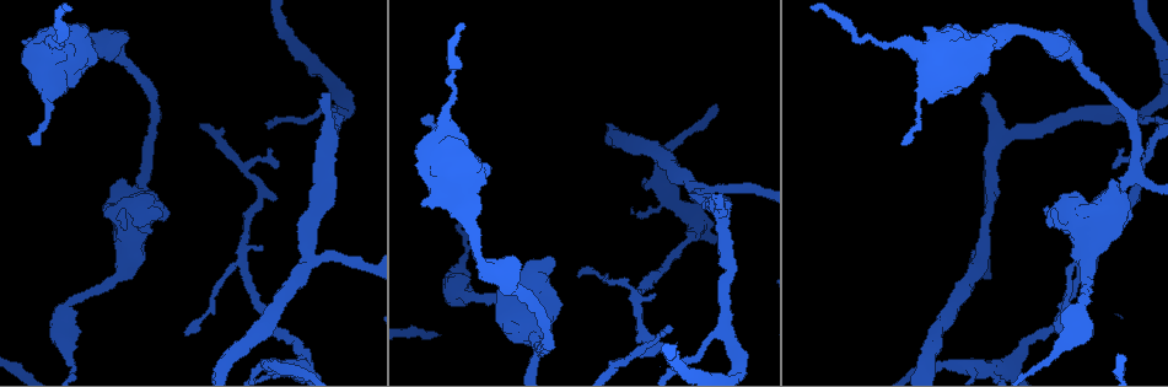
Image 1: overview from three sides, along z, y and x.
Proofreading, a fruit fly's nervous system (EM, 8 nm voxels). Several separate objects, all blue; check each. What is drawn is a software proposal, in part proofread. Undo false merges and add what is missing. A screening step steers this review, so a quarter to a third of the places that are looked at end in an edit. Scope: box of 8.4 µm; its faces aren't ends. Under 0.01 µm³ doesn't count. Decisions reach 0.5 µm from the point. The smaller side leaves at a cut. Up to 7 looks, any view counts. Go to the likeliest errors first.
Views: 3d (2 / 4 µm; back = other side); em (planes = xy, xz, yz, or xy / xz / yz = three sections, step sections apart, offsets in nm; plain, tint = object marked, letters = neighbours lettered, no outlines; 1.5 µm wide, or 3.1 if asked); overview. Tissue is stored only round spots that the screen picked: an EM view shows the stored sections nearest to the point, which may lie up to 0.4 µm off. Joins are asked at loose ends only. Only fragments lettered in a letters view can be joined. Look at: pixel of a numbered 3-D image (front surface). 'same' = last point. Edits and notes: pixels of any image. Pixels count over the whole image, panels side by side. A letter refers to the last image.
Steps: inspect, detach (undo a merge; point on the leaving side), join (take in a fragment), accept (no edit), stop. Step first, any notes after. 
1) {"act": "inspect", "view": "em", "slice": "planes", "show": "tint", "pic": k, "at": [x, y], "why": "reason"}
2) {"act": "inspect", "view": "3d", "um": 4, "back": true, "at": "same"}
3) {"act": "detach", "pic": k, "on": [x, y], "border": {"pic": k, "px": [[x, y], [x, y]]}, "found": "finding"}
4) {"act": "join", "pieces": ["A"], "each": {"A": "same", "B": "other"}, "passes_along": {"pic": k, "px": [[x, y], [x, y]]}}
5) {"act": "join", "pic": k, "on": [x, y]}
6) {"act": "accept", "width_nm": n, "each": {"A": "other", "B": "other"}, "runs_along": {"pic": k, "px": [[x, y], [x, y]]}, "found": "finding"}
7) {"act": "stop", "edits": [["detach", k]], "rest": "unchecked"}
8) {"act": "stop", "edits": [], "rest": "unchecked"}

{"act": "inspect", "view": "3d", "um": 4, "pic": 1, "at": [986, 92], "why": "branch stops here"}

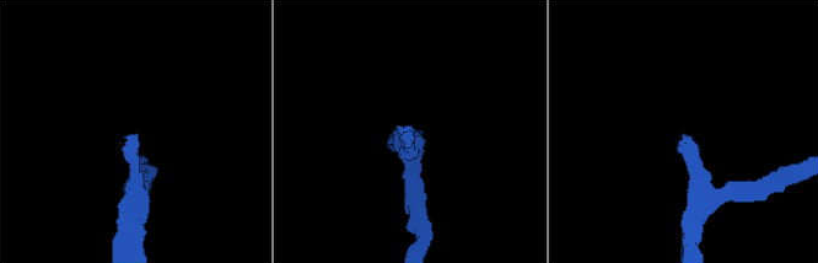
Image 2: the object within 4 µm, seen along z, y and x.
{"act": "inspect", "view": "em", "slice": "planes", "show": "letters", "pic": 2, "at": [410, 130]}

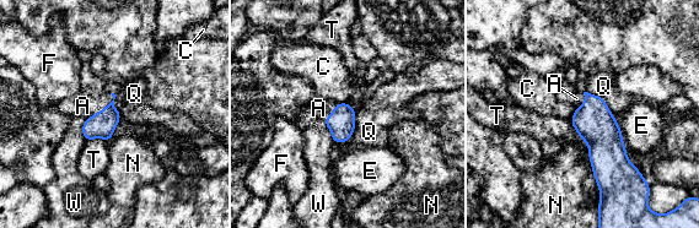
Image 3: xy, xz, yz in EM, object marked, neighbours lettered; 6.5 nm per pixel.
{"act": "join", "pieces": ["A"], "each": {"A": "same", "C": "other", "E": "other", "F": "other", "N": "other", "Q": "other", "T": "other", "W": "other"}, "passes_along": {"pic": 3, "px": [[101, 125], [101, 110], [82, 106]]}, "found": "it goes on there"}

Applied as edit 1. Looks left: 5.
{"act": "inspect", "view": "em", "slice": "xz", "step": 8, "show": "tint", "pic": 1, "at": [918, 106], "why": "sudden change in width"}

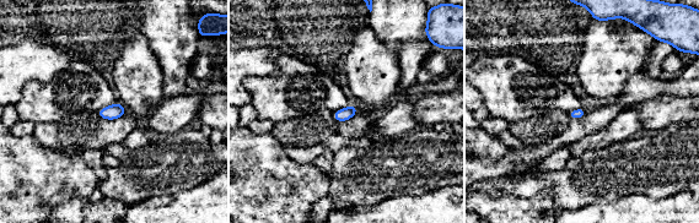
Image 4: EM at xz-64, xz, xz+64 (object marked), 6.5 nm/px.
{"act": "inspect", "view": "em", "slice": "xy", "step": 4, "show": "letters", "at": "same"}

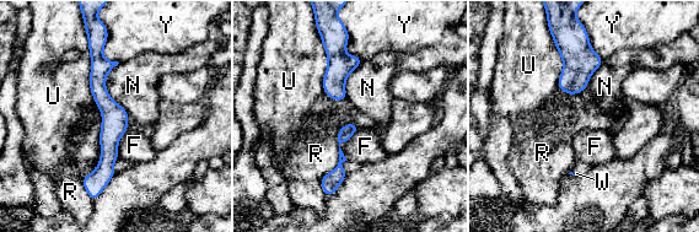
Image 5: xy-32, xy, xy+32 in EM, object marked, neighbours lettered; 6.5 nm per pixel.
{"act": "accept", "longest_contact_nm": ["R", 500], "each": {"F": "other", "N": "other", "R": "other", "U": "other", "W": "other", "Y": "other"}, "runs_along": {"pic": 5, "px": [[101, 46], [108, 157], [96, 189]]}, "found": "continuous, no second neuron"}

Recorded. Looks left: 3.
{"act": "inspect", "view": "em", "slice": "yz", "step": 8, "show": "letters", "pic": 1, "at": [519, 267], "why": "an open end"}

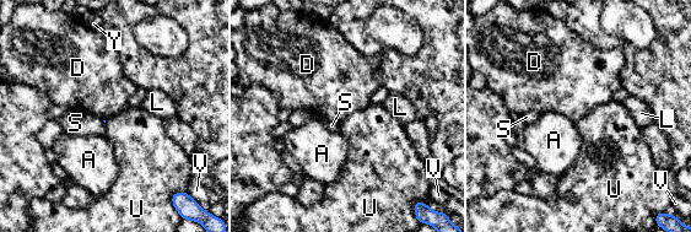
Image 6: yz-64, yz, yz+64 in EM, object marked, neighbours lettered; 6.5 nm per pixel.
{"act": "inspect", "view": "em", "slice": "planes", "show": "letters", "at": "same"}

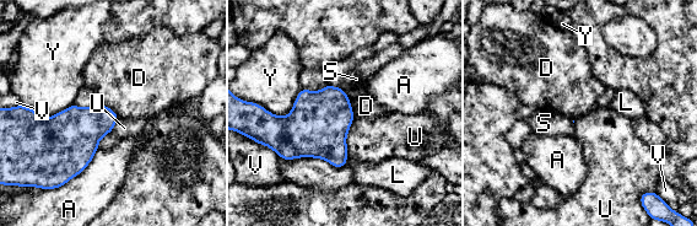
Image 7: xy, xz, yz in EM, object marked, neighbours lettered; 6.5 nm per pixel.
{"act": "accept", "each": {"A": "other", "D": "other", "L": "other", "S": "other", "U": "other", "V": "other", "Y": "other"}, "border": {"pic": 7, "px": [[355, 118], [346, 136], [346, 156]]}, "found": "no lettered fragment goes on from it"}

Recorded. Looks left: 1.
{"act": "stop", "edits": [["join", 3]], "rest": "unchecked"}

